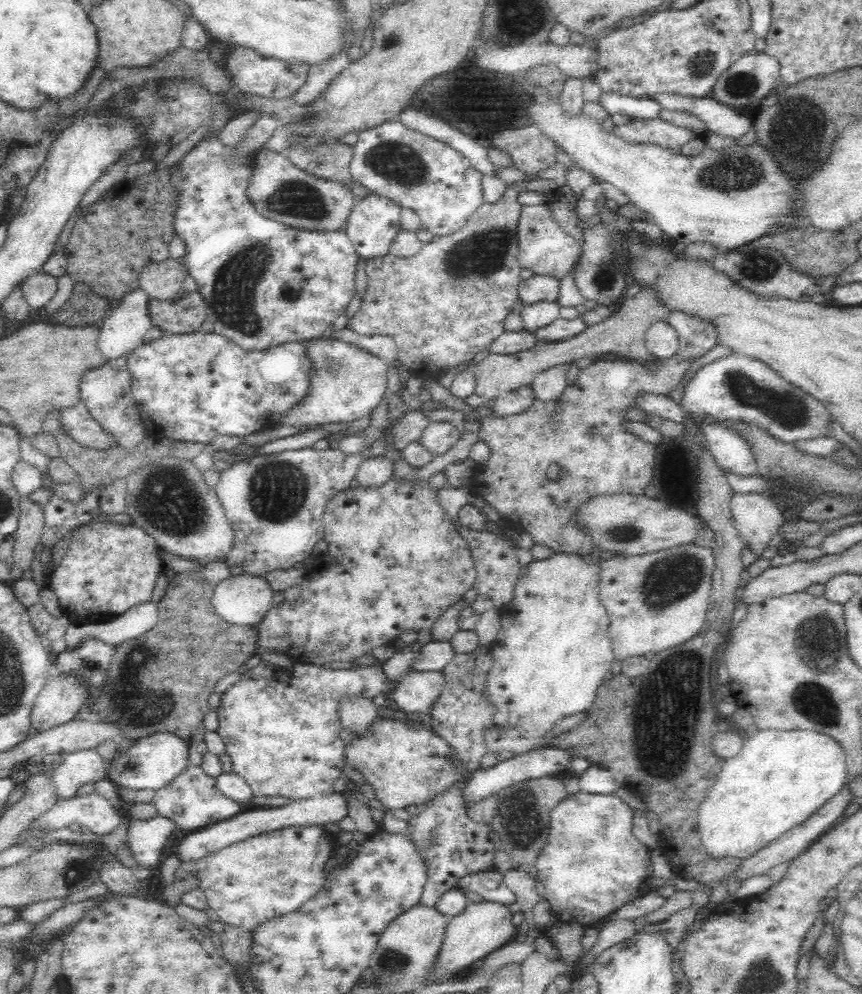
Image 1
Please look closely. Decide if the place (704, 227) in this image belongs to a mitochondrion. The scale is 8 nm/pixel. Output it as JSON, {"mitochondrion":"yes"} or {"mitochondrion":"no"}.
{"mitochondrion":"no"}

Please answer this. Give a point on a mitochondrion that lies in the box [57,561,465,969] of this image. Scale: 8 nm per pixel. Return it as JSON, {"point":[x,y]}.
{"point":[128,701]}

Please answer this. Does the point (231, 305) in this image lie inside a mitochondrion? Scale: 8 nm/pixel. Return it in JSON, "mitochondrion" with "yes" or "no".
{"mitochondrion":"yes"}

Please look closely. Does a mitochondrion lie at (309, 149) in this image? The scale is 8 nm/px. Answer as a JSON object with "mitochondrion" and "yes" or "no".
{"mitochondrion":"no"}

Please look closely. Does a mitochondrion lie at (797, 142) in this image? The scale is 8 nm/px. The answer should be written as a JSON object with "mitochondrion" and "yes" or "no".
{"mitochondrion":"yes"}

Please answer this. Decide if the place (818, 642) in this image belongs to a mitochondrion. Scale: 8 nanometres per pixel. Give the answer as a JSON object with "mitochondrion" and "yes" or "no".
{"mitochondrion":"yes"}

